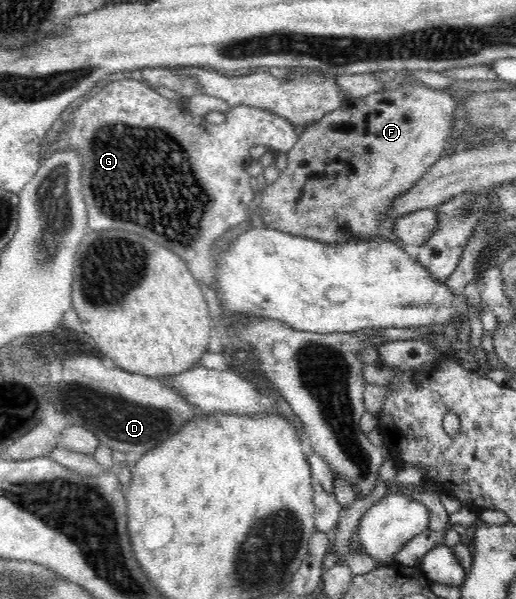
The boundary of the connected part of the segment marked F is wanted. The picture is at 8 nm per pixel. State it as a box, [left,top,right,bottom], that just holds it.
[258,81,461,245]

